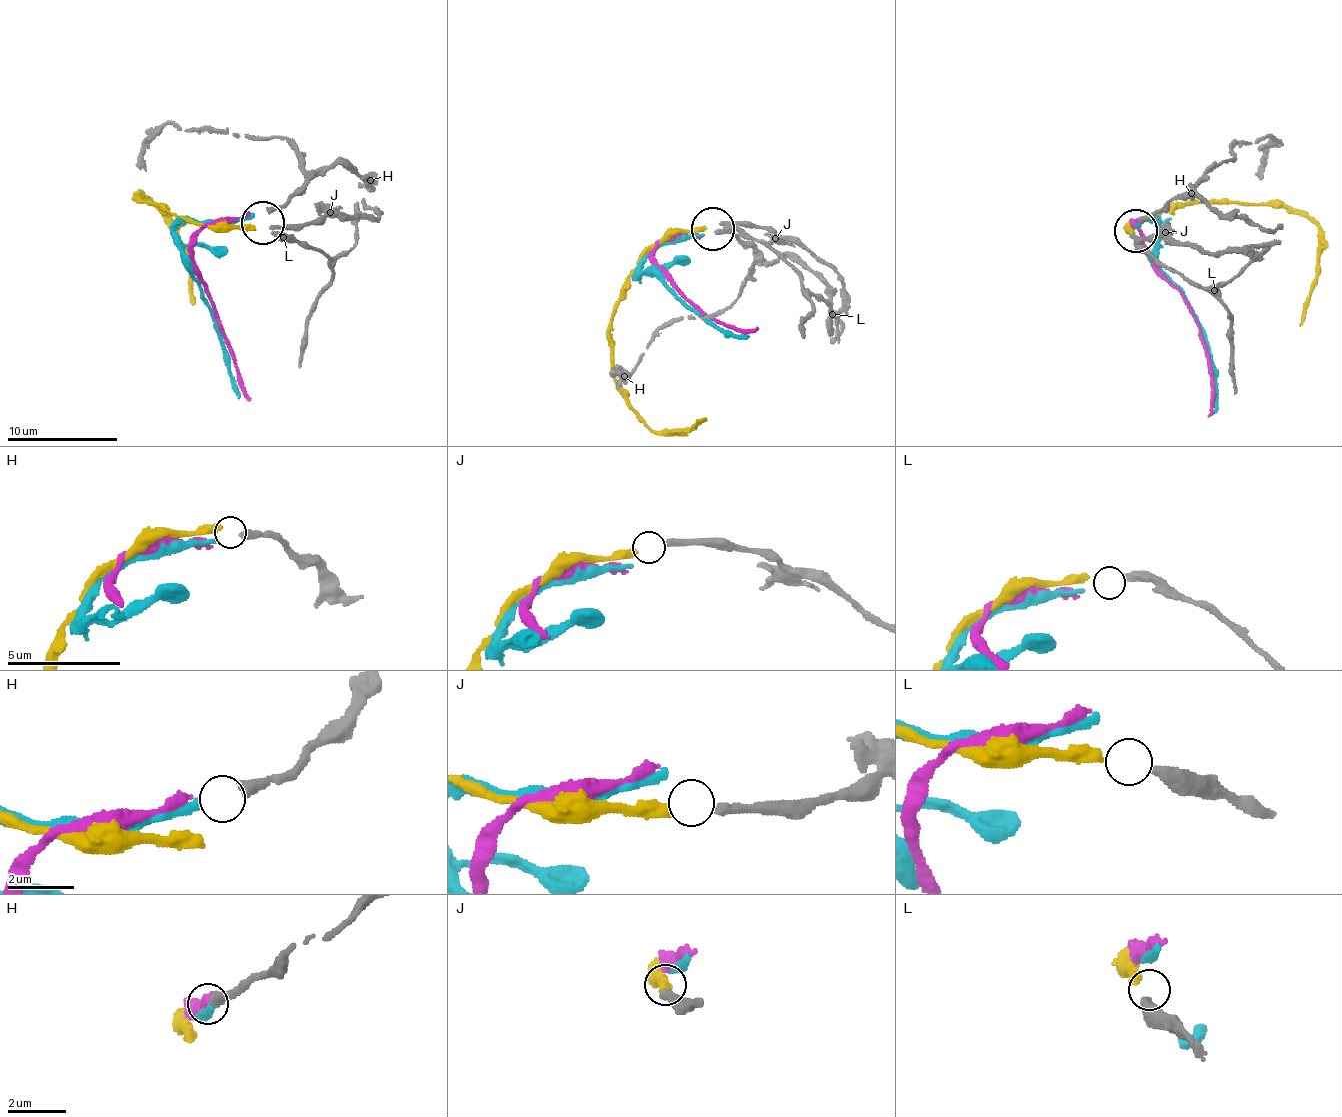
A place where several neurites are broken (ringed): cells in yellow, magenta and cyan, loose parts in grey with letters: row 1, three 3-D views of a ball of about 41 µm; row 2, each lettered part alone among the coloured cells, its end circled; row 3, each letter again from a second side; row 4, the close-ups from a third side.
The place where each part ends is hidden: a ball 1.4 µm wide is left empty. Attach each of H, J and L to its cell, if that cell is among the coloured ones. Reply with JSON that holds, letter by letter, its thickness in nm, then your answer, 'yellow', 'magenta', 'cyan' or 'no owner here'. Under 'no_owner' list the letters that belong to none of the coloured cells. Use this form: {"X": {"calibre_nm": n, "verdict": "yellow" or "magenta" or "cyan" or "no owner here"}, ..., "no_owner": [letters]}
{"H": {"calibre_nm": 360, "verdict": "no owner here"}, "J": {"calibre_nm": 280, "verdict": "yellow"}, "L": {"calibre_nm": 400, "verdict": "no owner here"}, "no_owner": ["H", "L"]}

